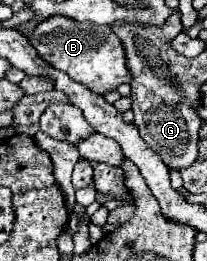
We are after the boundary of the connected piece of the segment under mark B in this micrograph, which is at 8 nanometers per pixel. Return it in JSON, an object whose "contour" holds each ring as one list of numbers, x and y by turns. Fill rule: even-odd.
{"contour":[[53,16,43,20,33,34,29,34,29,42,47,64,65,72,71,80,87,86,95,94,103,96,117,90,119,84,131,82,125,48,109,26,89,26,89,22,73,22,73,18]]}

